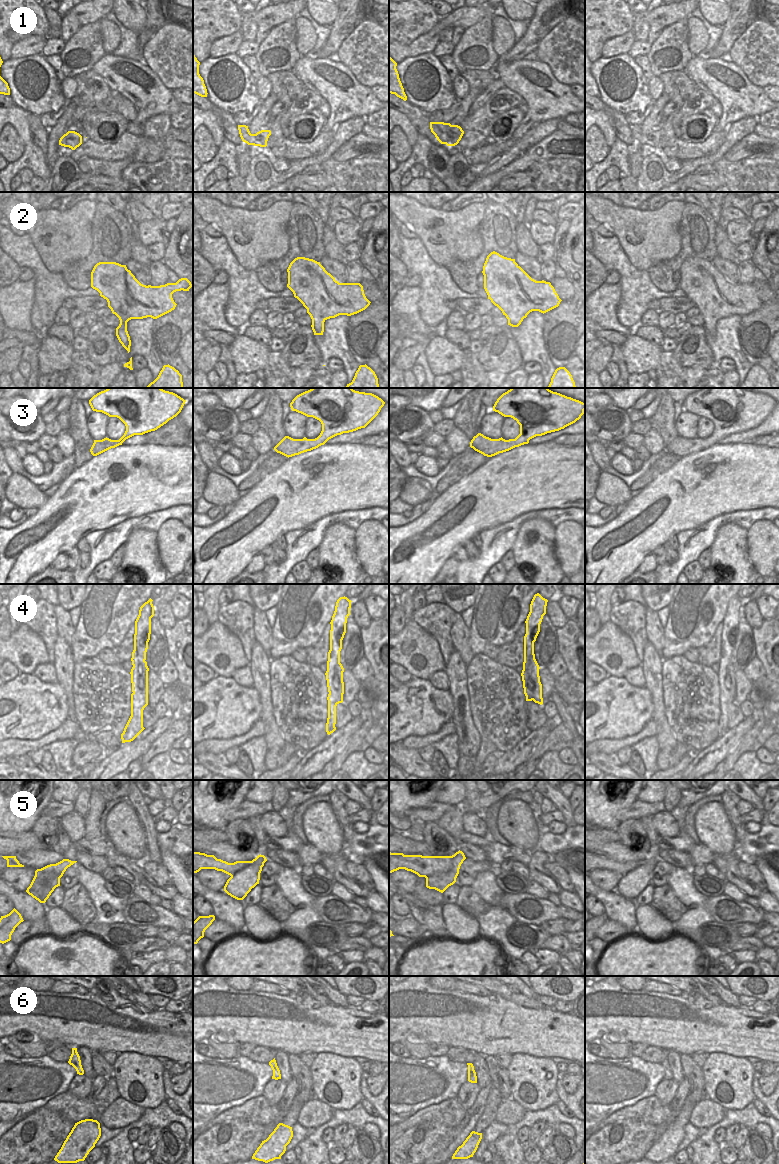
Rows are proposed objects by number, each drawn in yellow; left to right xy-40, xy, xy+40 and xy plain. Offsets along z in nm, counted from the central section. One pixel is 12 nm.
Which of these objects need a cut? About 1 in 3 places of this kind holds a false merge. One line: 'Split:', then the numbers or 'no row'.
Split: 4, 5

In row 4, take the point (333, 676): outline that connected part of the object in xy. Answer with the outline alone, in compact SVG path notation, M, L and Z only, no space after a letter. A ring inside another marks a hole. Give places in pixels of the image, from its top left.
M342 664L339 665L339 670L337 671L336 669L331 670L329 666L327 666L327 671L325 673L326 675L326 680L327 680L327 687L328 687L328 692L331 696L331 698L334 698L334 685L337 684L338 682L344 689L344 682L343 682L343 672L344 668Z

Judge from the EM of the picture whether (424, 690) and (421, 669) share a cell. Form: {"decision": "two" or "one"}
{"decision": "two"}

